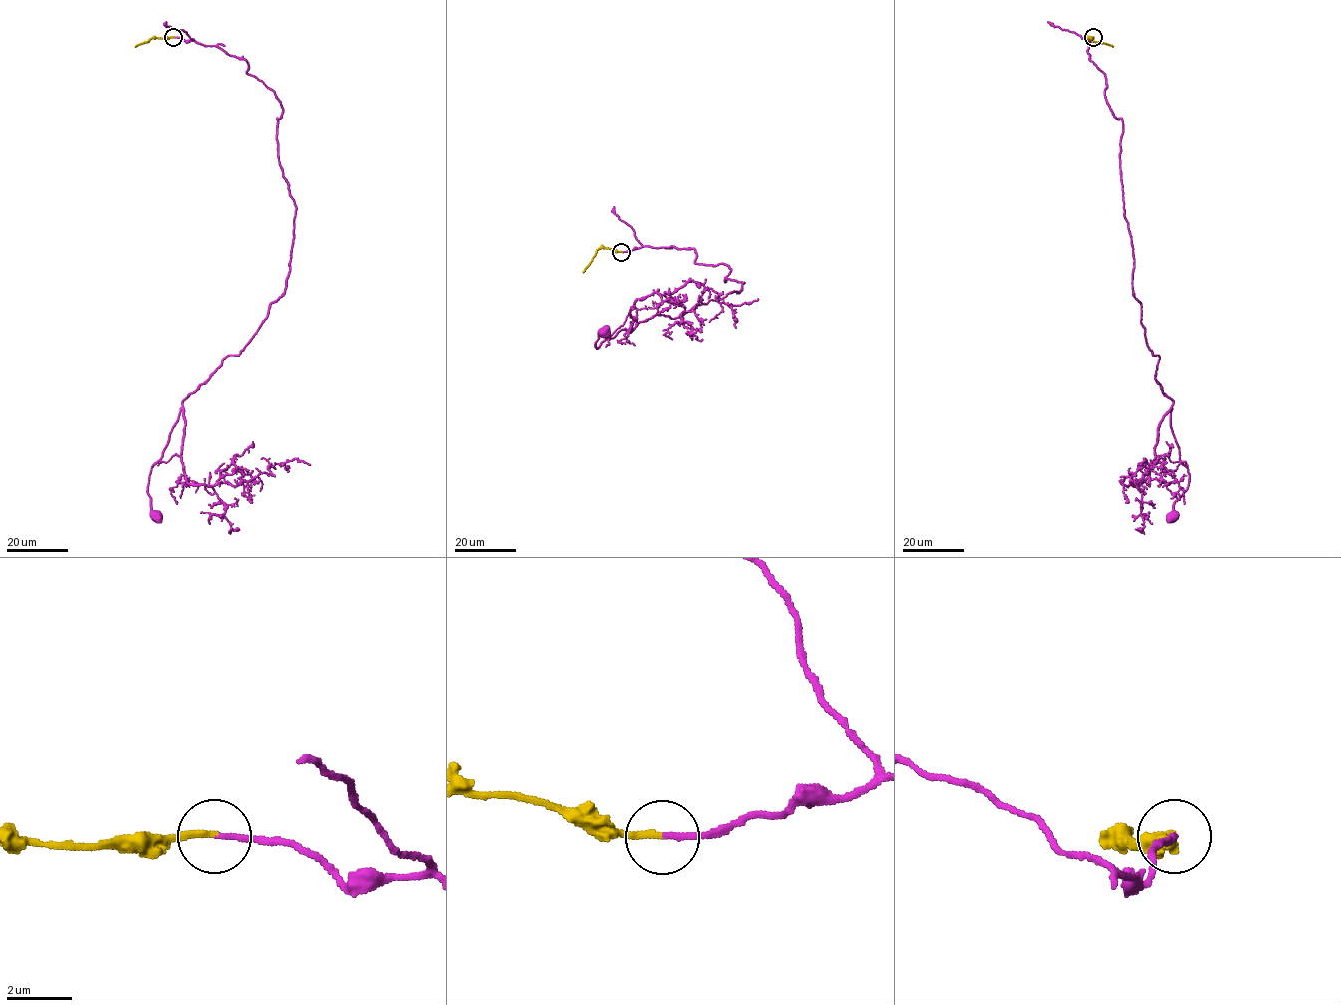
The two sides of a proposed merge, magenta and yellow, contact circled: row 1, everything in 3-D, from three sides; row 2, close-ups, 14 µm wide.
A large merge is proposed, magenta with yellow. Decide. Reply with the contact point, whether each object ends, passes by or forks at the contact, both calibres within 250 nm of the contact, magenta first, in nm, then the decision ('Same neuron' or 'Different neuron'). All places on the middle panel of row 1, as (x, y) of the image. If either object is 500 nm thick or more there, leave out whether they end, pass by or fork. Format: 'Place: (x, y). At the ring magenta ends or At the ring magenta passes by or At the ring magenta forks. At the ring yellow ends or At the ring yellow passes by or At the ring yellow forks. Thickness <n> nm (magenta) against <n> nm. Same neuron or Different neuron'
Place: (621, 252). At the ring magenta ends. At the ring yellow ends. Thickness 170 nm (magenta) against 200 nm. Same neuron

